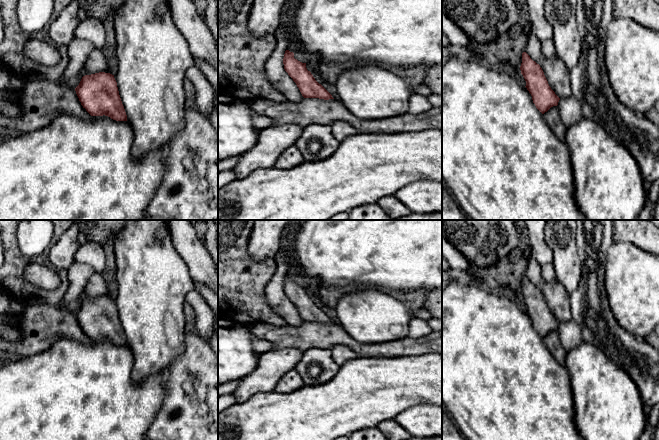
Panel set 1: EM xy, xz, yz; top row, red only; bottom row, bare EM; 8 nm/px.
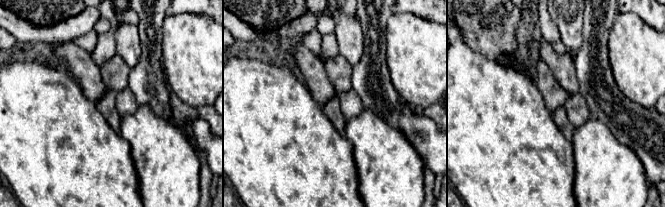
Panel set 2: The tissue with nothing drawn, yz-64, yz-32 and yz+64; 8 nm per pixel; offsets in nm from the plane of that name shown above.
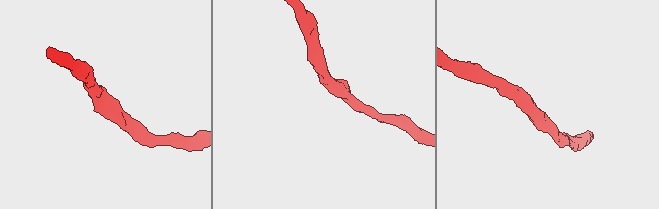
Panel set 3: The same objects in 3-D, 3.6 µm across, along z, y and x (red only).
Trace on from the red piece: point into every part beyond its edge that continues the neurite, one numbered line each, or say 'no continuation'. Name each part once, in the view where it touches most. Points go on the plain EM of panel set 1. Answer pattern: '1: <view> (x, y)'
no continuation

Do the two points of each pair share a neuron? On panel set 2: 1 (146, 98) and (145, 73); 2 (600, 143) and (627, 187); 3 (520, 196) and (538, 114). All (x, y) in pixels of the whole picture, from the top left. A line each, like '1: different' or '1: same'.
1: same
2: same
3: same

